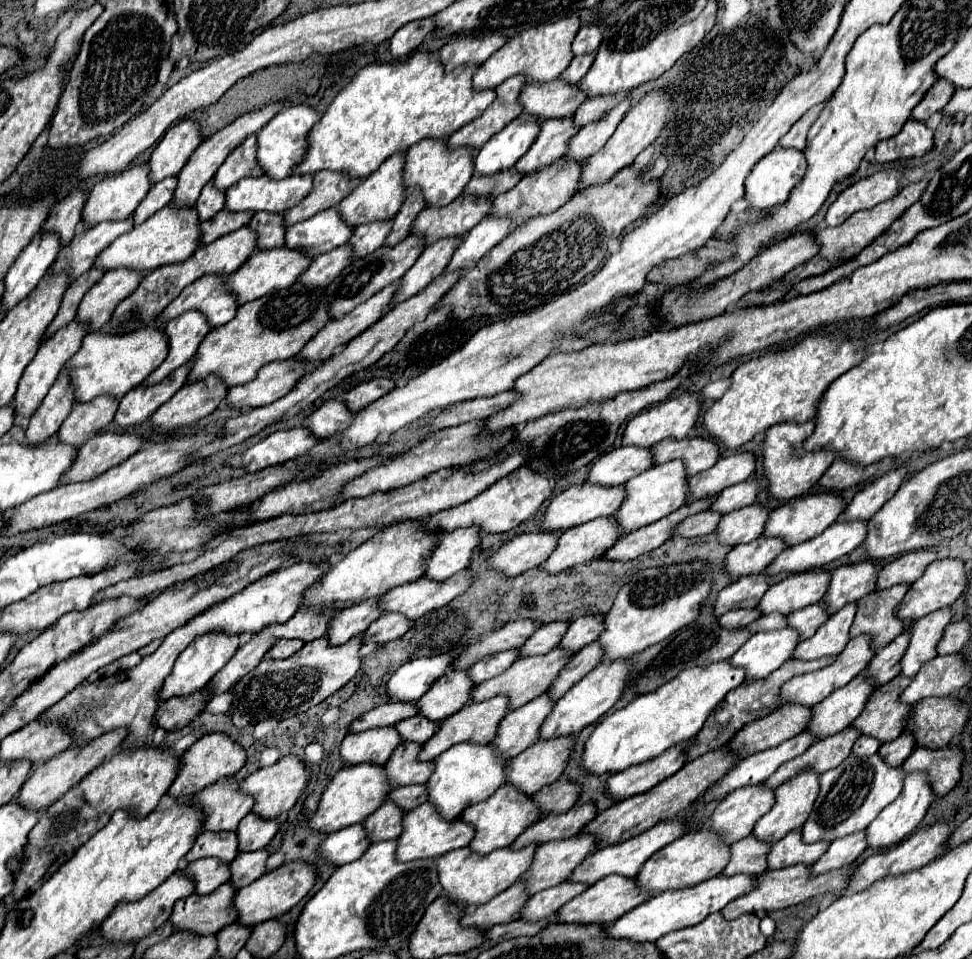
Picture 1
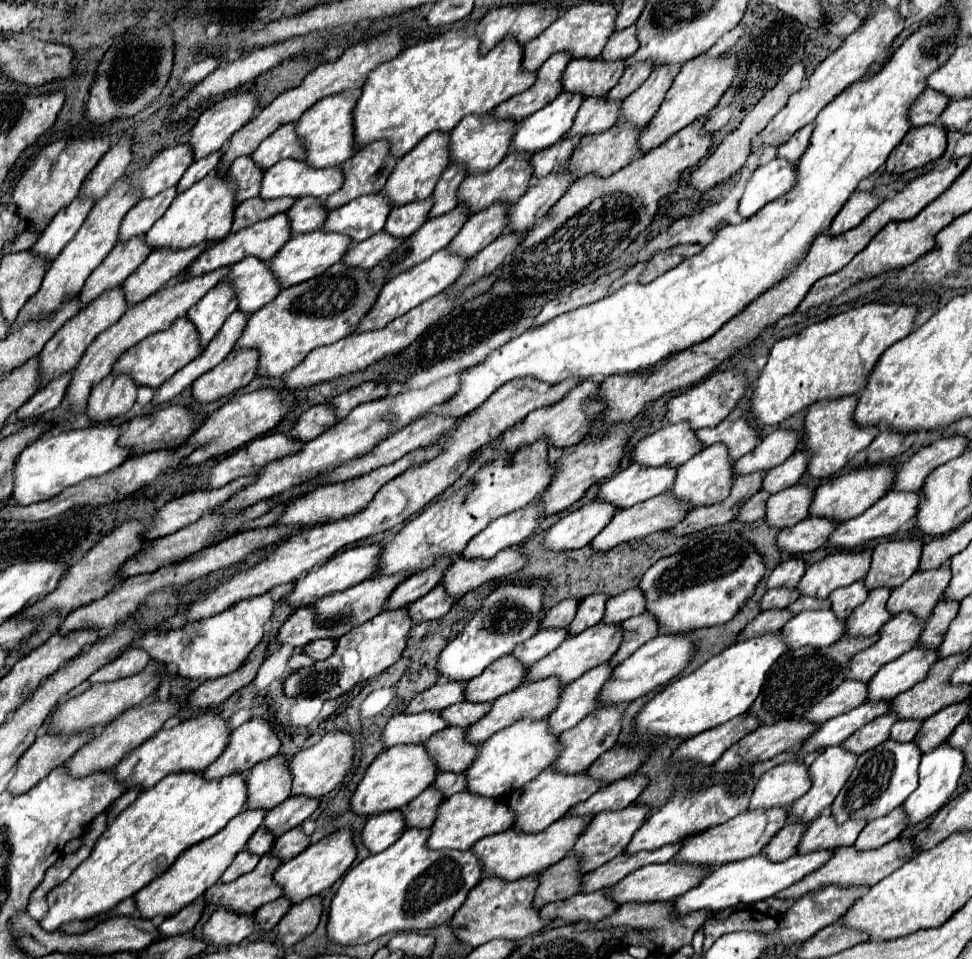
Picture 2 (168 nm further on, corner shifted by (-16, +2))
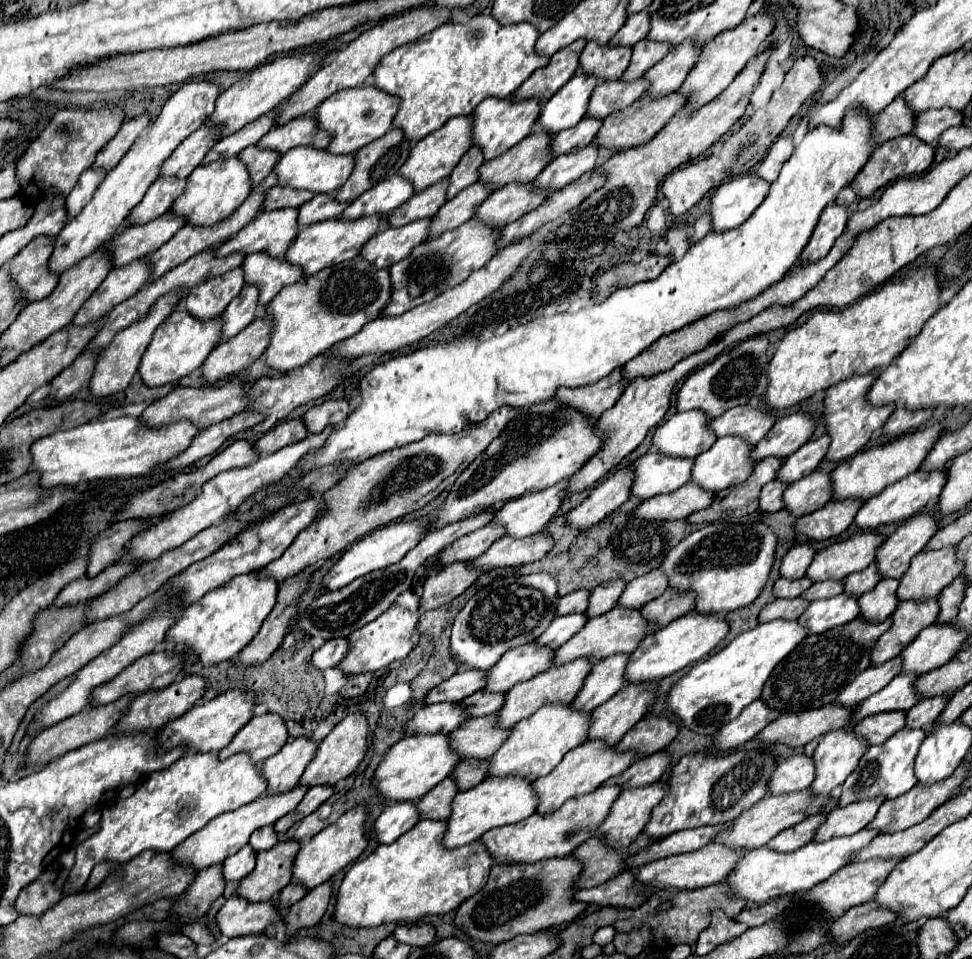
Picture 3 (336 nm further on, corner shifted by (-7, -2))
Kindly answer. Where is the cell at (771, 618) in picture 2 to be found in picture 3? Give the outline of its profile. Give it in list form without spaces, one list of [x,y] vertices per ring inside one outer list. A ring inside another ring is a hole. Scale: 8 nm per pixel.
[[[803,597],[797,599],[775,599],[773,603],[769,603],[761,615],[759,621],[773,621],[773,619],[797,619],[805,609],[809,607],[809,601]]]

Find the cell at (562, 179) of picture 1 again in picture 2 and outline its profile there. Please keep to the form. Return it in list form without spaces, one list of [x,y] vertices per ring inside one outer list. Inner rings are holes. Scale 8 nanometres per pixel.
[[[614,125],[608,131],[592,137],[584,137],[578,147],[574,149],[572,157],[568,163],[560,167],[560,171],[570,171],[572,179],[580,179],[586,175],[596,175],[596,177],[608,177],[616,173],[618,169],[626,167],[636,155],[638,155],[638,133],[640,129],[634,129],[632,125]]]

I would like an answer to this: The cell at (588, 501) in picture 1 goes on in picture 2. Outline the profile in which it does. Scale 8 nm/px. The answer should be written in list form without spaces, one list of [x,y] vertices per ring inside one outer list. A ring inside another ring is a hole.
[[[634,463],[634,465],[628,465],[624,471],[606,479],[598,489],[596,501],[610,503],[616,509],[626,509],[626,507],[632,507],[640,501],[646,501],[650,497],[656,497],[656,495],[668,491],[668,487],[672,487],[672,477],[674,475],[676,475],[676,469],[672,469],[672,467],[650,467],[648,469],[648,467],[640,467],[638,463]]]

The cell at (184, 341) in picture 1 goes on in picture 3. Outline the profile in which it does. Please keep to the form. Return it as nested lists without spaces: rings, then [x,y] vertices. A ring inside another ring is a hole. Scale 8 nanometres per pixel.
[[[235,267],[219,277],[211,277],[205,283],[195,285],[185,299],[185,309],[197,319],[213,319],[225,311],[243,285],[243,267]]]

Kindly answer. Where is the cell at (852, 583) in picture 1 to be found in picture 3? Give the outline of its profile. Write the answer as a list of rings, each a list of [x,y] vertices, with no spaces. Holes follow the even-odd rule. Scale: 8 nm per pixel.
[[[917,513],[909,517],[881,547],[877,553],[877,567],[883,577],[901,579],[909,569],[911,557],[915,557],[929,539],[937,533],[939,519],[931,513]]]

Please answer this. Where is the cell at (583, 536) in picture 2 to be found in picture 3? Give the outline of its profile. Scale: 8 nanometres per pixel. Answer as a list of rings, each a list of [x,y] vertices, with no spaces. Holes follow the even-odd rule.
[[[627,465],[613,471],[611,477],[605,477],[597,487],[591,489],[589,497],[579,507],[567,513],[567,523],[577,529],[587,529],[621,507],[629,499],[631,483],[635,479],[631,471],[631,465]]]

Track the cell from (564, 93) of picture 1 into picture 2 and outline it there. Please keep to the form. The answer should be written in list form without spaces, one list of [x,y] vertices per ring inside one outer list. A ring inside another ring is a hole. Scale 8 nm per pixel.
[[[598,59],[592,61],[570,61],[562,73],[562,91],[588,97],[604,97],[622,77],[624,61],[604,63]]]

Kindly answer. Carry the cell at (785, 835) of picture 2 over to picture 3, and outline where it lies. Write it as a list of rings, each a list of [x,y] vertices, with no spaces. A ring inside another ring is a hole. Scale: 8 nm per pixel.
[[[823,813],[811,815],[805,821],[801,821],[799,825],[789,827],[789,829],[781,831],[779,835],[775,835],[775,839],[771,839],[771,843],[767,843],[767,845],[775,851],[781,851],[781,853],[795,851],[795,849],[799,849],[799,847],[813,841],[815,831],[819,829],[819,825],[825,823],[825,819],[827,819],[827,815],[823,815]]]

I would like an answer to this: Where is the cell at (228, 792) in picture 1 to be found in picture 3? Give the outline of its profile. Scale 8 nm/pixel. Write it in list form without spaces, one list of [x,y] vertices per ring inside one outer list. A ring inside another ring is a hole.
[[[297,737],[287,741],[283,749],[277,755],[269,757],[261,767],[263,777],[269,781],[265,795],[283,793],[289,787],[297,785],[303,771],[307,769],[307,763],[311,763],[315,751],[317,743],[309,737]]]

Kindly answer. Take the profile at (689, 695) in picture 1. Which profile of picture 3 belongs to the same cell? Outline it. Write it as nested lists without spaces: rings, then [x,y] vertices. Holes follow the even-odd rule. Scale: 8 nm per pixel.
[[[775,619],[775,621],[767,621],[767,623],[759,623],[755,629],[749,629],[741,635],[737,635],[727,647],[723,647],[721,651],[709,655],[705,661],[699,661],[683,679],[679,679],[667,699],[669,711],[681,721],[685,723],[689,729],[693,729],[695,733],[701,735],[713,735],[717,733],[723,725],[727,725],[729,721],[733,721],[751,701],[761,697],[761,691],[771,675],[771,671],[775,669],[775,665],[779,661],[783,661],[803,639],[807,637],[807,627],[803,627],[799,623],[799,619]]]

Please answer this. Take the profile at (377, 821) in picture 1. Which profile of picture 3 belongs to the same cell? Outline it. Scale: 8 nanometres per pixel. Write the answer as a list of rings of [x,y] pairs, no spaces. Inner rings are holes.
[[[447,777],[437,787],[433,787],[421,801],[419,801],[419,813],[421,819],[441,819],[445,821],[451,815],[451,803],[455,795],[459,793],[459,787],[455,779]]]

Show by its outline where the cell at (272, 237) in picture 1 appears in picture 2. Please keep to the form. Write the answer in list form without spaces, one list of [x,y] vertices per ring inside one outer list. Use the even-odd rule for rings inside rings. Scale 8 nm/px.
[[[296,199],[296,203],[286,211],[292,235],[320,229],[320,223],[324,223],[326,213],[328,211],[324,211],[320,199]]]

